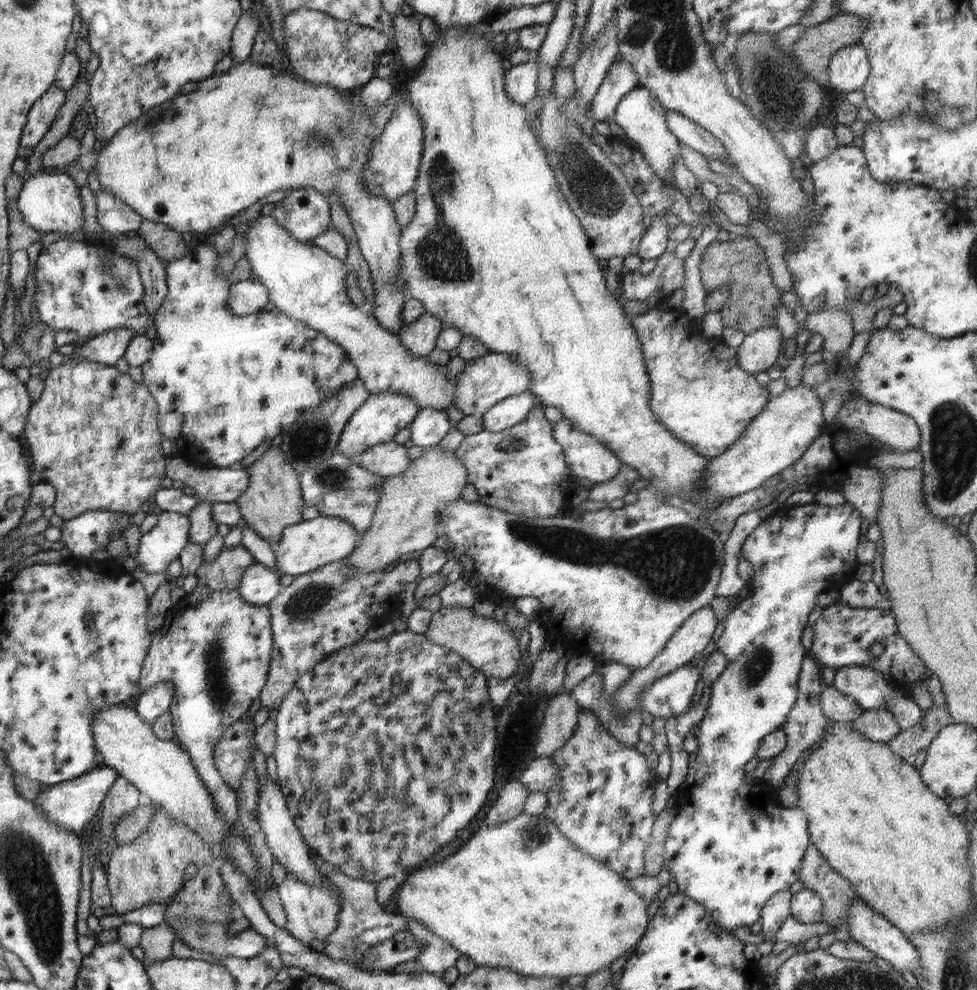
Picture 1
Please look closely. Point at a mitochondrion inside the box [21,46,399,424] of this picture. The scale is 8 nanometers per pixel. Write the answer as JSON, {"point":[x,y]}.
{"point":[331,128]}

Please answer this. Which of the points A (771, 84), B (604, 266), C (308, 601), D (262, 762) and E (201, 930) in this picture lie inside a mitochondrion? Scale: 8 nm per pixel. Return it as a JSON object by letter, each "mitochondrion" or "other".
{"A":"mitochondrion","B":"other","C":"mitochondrion","D":"other","E":"mitochondrion"}

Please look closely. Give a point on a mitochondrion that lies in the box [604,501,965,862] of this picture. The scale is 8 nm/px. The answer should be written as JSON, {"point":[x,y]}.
{"point":[758,660]}

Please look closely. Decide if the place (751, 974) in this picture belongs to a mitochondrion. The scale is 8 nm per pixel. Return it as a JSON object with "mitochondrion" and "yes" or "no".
{"mitochondrion":"no"}

